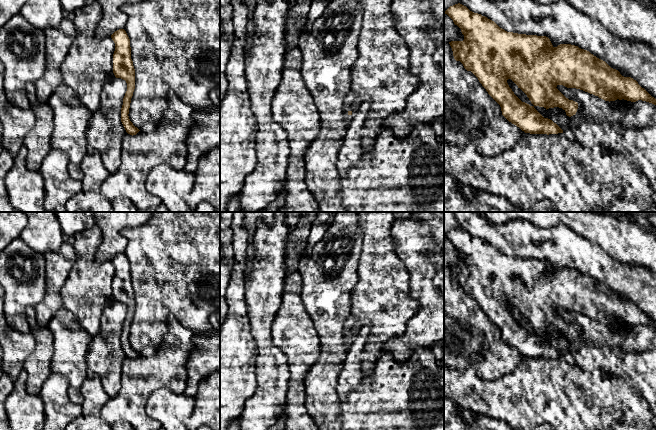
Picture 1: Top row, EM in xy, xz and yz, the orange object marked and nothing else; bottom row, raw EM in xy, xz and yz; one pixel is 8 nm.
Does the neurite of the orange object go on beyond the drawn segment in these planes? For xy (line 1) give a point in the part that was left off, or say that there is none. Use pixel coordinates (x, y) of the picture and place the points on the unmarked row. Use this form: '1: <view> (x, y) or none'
1: none

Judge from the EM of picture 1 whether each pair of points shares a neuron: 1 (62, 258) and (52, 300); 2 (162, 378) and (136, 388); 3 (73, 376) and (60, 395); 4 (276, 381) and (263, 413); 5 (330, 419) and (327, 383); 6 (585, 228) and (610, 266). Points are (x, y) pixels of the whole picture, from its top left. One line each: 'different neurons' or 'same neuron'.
1: same neuron
2: same neuron
3: different neurons
4: same neuron
5: same neuron
6: different neurons

